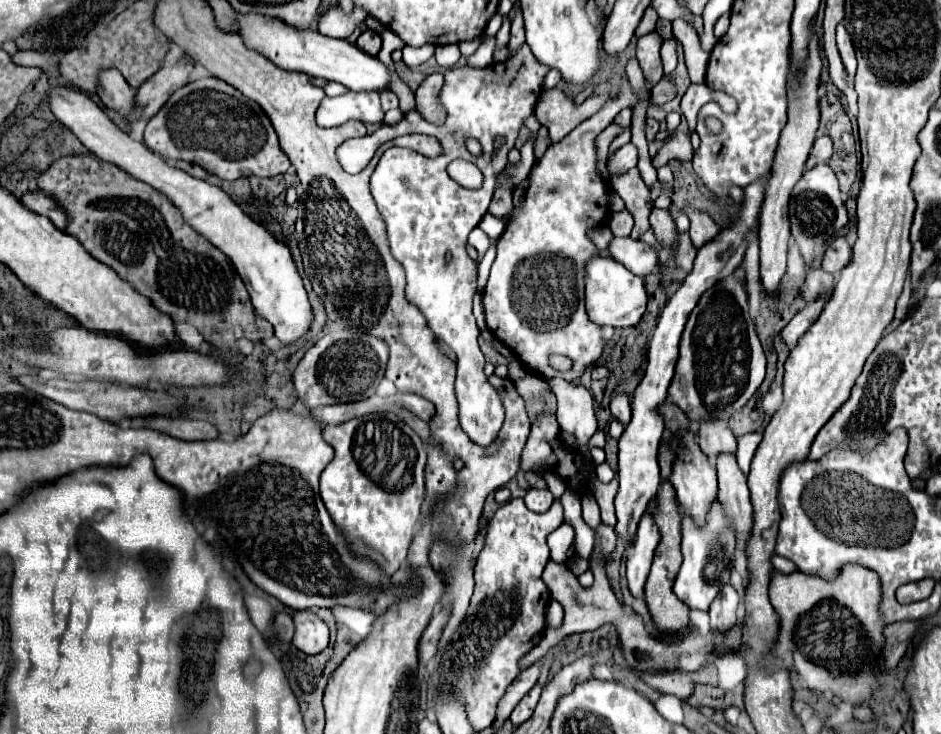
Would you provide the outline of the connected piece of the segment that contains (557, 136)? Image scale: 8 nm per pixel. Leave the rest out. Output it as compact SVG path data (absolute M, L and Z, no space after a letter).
M551 88L545 90L537 102L535 118L541 124L549 124L549 138L551 142L561 140L567 136L579 122L585 120L583 104L575 104L563 90Z

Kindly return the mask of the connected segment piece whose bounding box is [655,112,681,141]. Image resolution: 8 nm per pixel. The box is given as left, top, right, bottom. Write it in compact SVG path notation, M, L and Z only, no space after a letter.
M671 112L666 117L666 123L667 123L667 130L664 132L659 132L658 136L656 136L656 140L663 141L666 139L666 137L670 136L677 127L679 126L681 122L681 115L676 112Z

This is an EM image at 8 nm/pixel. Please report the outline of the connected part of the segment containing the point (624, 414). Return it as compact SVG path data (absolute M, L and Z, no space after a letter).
M623 392L613 394L609 408L611 408L611 414L615 418L619 418L623 424L629 424L629 420L631 420L631 402L629 402L627 394L623 394Z

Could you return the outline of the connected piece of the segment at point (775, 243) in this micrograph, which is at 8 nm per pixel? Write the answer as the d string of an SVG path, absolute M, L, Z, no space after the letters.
M815 36L815 40L811 42L811 56L807 56L807 64L803 64L803 80L799 80L799 88L791 88L791 72L795 72L795 60L789 60L789 74L787 74L787 126L781 132L779 138L779 146L773 158L773 168L771 168L771 180L767 180L767 192L765 192L765 200L761 204L761 214L759 214L759 244L761 244L761 282L765 286L765 290L769 294L777 292L777 286L785 274L785 264L787 264L787 240L789 240L789 218L787 218L787 206L789 206L789 196L793 186L799 182L799 178L803 176L805 170L805 162L807 156L811 152L811 146L815 142L815 132L819 128L819 96L817 96L817 88L819 88L819 74L823 68L821 56L819 56L819 40Z

